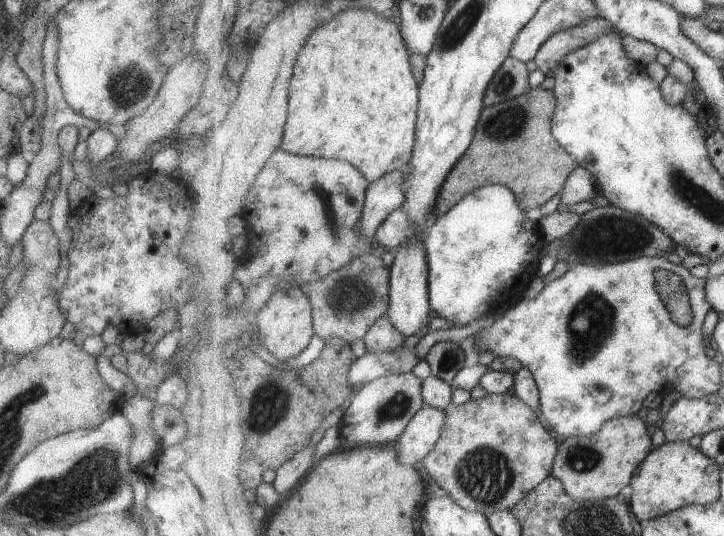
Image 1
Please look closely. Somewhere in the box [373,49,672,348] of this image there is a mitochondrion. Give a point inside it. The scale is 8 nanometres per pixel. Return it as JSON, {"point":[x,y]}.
{"point":[601,238]}

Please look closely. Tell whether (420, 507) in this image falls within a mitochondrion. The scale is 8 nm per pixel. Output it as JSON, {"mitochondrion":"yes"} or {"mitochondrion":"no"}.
{"mitochondrion":"no"}

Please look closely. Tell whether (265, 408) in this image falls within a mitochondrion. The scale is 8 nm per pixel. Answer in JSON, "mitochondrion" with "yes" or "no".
{"mitochondrion":"yes"}

